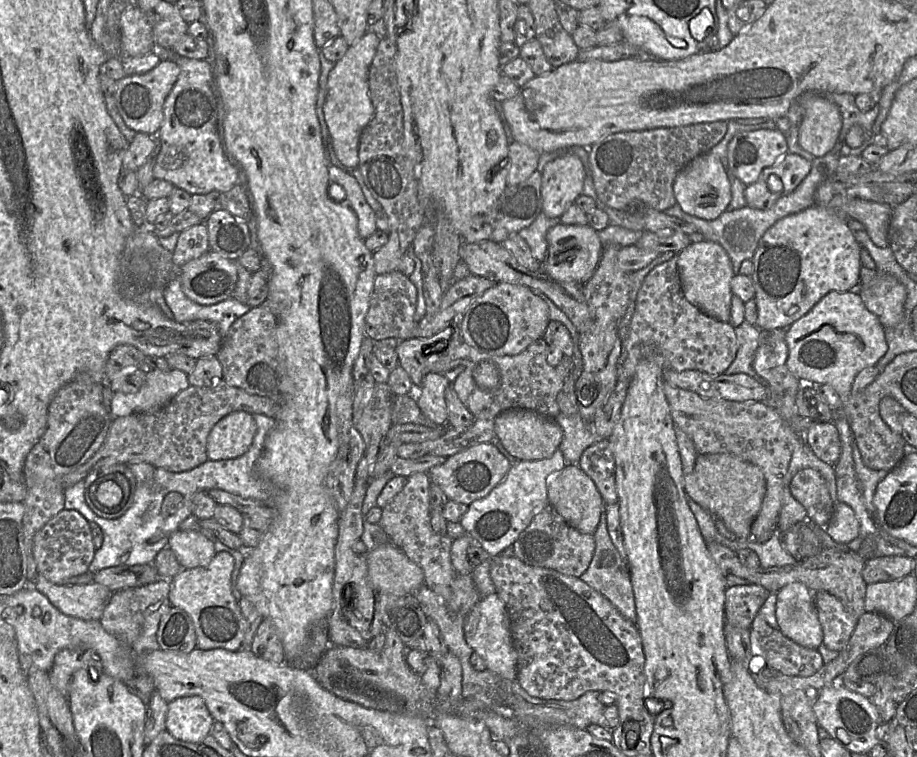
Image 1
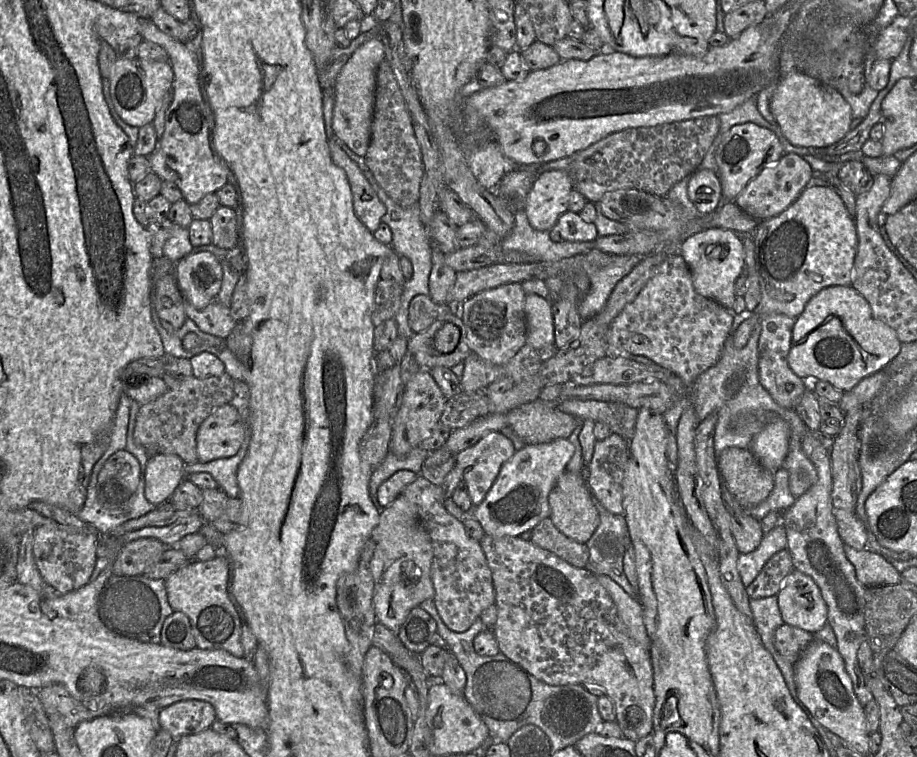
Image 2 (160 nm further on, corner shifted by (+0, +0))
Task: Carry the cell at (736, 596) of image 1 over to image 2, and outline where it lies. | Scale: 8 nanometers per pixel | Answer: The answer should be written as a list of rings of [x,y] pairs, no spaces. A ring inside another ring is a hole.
[[[788,549],[777,552],[766,562],[756,579],[745,588],[748,597],[760,599],[777,595],[793,569],[793,560]]]

